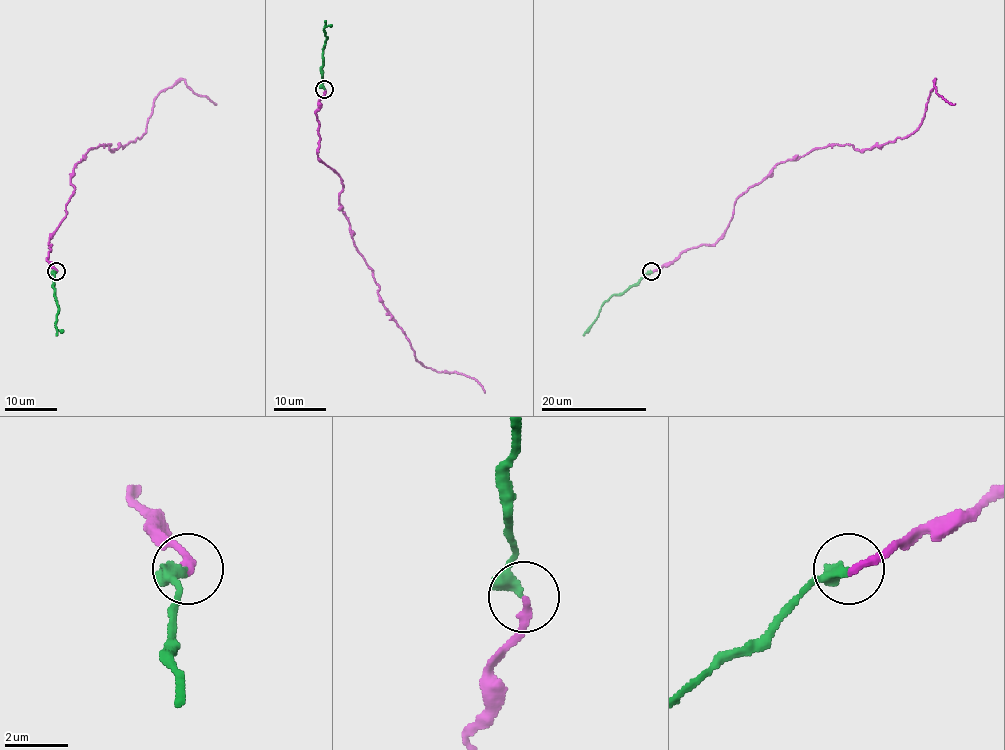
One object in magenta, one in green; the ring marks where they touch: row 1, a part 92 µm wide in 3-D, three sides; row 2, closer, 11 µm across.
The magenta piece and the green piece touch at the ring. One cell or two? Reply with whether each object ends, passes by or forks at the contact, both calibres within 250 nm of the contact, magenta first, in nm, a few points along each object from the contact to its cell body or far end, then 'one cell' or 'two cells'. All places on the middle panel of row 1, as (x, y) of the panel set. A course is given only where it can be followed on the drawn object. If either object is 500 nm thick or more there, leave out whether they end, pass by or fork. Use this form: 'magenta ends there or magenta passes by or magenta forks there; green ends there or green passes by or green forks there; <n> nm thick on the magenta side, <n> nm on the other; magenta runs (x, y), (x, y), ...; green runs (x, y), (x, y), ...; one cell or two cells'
magenta ends there; green passes by; 260 nm thick on the magenta side, 240 nm on the other; magenta runs (325, 89), (317, 154), (341, 177), (342, 211), (379, 301), (422, 365), (472, 377), (484, 393); green runs (325, 89), (322, 83), (325, 20); one cell

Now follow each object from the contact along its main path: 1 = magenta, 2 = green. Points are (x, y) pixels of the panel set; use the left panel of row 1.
1: (56, 271), (48, 241), (85, 154), (142, 135), (154, 99), (183, 79), (216, 104)
2: (56, 271), (54, 274), (54, 295), (58, 307), (56, 336)

